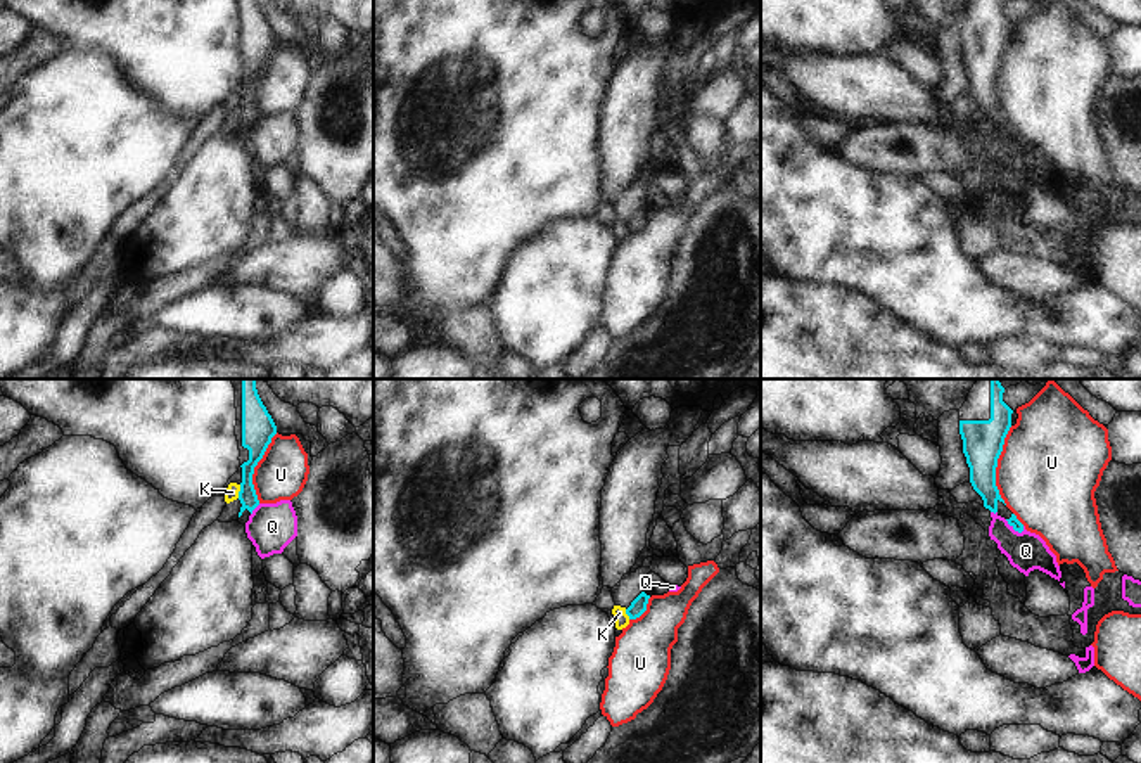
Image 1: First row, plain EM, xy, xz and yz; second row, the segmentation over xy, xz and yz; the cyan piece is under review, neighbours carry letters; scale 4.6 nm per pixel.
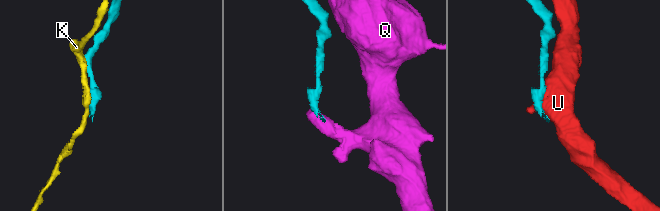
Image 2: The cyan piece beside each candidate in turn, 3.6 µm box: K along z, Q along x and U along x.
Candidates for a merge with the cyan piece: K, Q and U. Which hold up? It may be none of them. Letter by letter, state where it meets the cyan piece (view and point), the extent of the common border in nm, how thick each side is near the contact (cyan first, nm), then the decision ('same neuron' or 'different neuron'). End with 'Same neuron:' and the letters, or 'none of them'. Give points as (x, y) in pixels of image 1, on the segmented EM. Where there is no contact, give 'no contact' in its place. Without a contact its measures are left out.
K: xy (239, 492) | 70 nm | 110/60 nm | different neuron
Q: xy (254, 507) | 70 nm | 90/220 nm | different neuron
U: yz (996, 466) | 360 nm | 190/480 nm | different neuron
Same neuron: none of them

